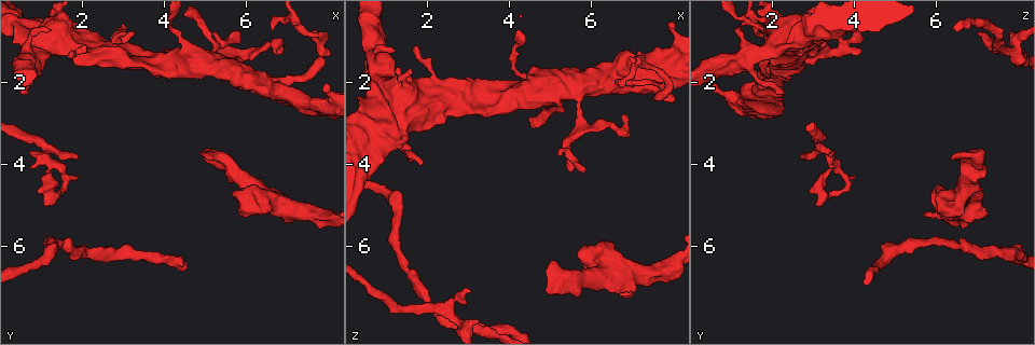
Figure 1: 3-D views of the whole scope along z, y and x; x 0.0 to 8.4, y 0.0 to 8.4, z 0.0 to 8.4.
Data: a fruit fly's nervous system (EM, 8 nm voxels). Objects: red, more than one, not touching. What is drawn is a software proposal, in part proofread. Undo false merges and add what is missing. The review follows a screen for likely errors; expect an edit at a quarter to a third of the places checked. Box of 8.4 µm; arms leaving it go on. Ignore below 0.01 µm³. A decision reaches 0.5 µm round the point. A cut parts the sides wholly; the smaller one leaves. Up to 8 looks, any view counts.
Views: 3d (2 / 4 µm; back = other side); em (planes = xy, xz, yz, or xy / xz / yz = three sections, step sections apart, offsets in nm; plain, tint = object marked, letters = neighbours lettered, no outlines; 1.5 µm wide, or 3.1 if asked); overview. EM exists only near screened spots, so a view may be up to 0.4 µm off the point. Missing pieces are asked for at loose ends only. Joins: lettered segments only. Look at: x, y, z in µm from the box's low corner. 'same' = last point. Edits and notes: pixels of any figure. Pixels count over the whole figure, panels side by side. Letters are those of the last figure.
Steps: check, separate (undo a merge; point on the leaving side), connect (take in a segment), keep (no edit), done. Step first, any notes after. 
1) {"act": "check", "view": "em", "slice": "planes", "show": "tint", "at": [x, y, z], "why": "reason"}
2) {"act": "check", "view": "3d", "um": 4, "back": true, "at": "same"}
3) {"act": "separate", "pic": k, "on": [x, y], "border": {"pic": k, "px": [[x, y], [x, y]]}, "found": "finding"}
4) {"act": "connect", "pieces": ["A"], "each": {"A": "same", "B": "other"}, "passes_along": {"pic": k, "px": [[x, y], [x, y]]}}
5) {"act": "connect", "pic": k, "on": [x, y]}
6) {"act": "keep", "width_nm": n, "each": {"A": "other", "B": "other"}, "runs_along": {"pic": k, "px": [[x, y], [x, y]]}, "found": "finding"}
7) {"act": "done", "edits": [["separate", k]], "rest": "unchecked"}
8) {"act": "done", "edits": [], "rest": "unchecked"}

{"act": "check", "view": "3d", "um": 4, "at": [1.80, 3.90, 2.65], "why": "an open end"}

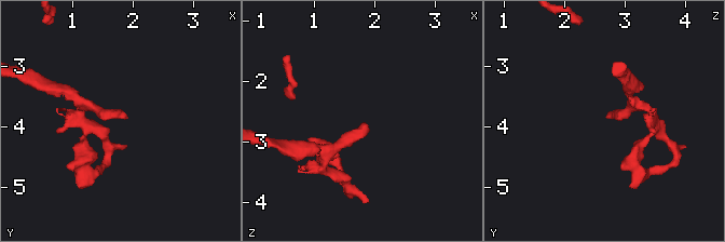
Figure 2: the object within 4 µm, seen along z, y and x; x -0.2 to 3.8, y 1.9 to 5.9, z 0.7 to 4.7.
{"act": "check", "view": "em", "slice": "xy", "step": 4, "show": "letters", "at": [1.85, 3.90, 2.70], "why": "shape alone is not enough"}

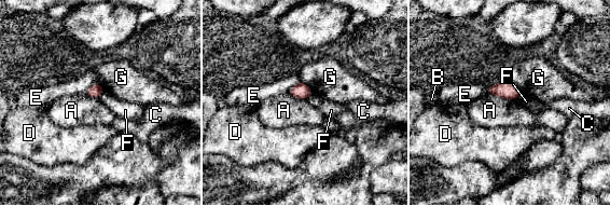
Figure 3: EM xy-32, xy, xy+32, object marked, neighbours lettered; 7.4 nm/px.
{"act": "check", "view": "em", "slice": "planes", "show": "letters", "at": "same"}

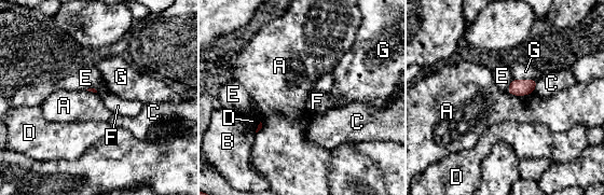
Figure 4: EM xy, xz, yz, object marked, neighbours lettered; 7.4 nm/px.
{"act": "keep", "longest_contact_nm": ["A", 220], "each": {"A": "other", "B": "other", "C": "other", "D": "other", "E": "other", "F": "other", "G": "other"}, "found": "none of them fits"}

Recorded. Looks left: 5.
{"act": "check", "view": "em", "slice": "xz", "step": 8, "show": "tint", "at": [1.15, 0.70, 1.30], "why": "thin end"}

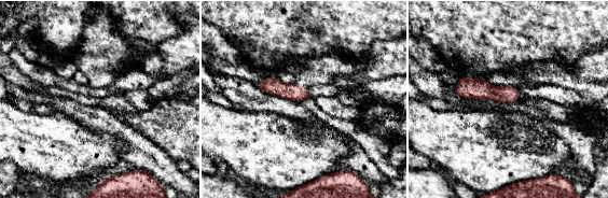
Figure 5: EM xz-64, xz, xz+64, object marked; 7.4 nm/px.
{"act": "check", "view": "em", "slice": "xz", "step": 8, "show": "letters", "at": "same", "why": "what lies round it"}

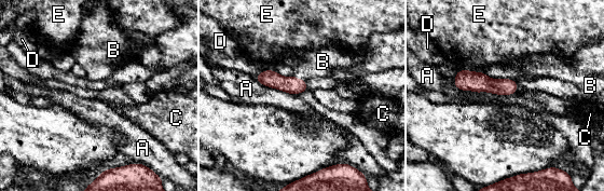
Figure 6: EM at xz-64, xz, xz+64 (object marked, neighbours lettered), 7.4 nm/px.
{"act": "connect", "pic": 6, "on": [323, 62], "longest_contact_nm": ["A", 340], "each": {"A": "other", "B": "same", "C": "other", "D": "other", "E": "other"}, "found": "it goes on there"}

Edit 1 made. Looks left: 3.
{"act": "done", "edits": [["connect", 6]], "rest": "unchecked"}

